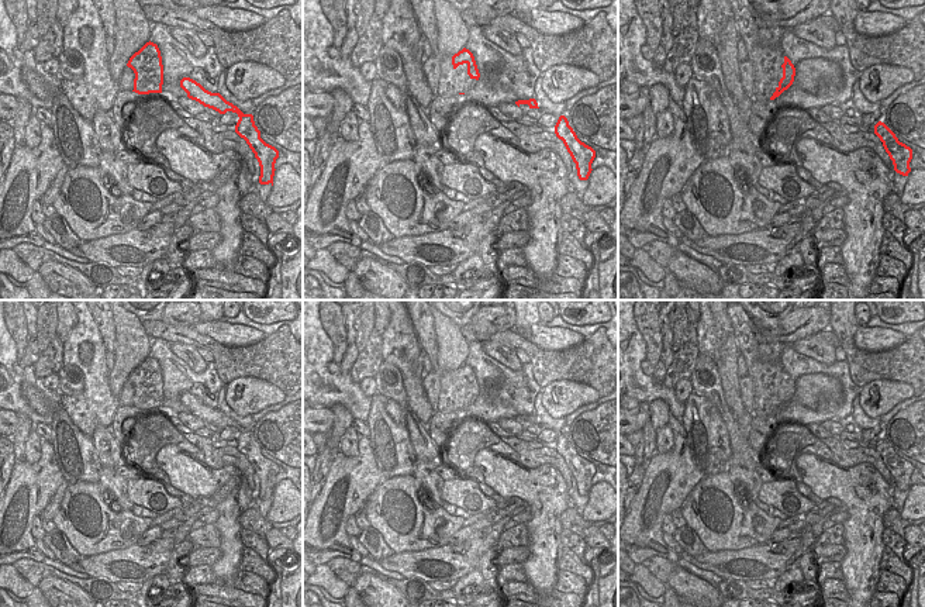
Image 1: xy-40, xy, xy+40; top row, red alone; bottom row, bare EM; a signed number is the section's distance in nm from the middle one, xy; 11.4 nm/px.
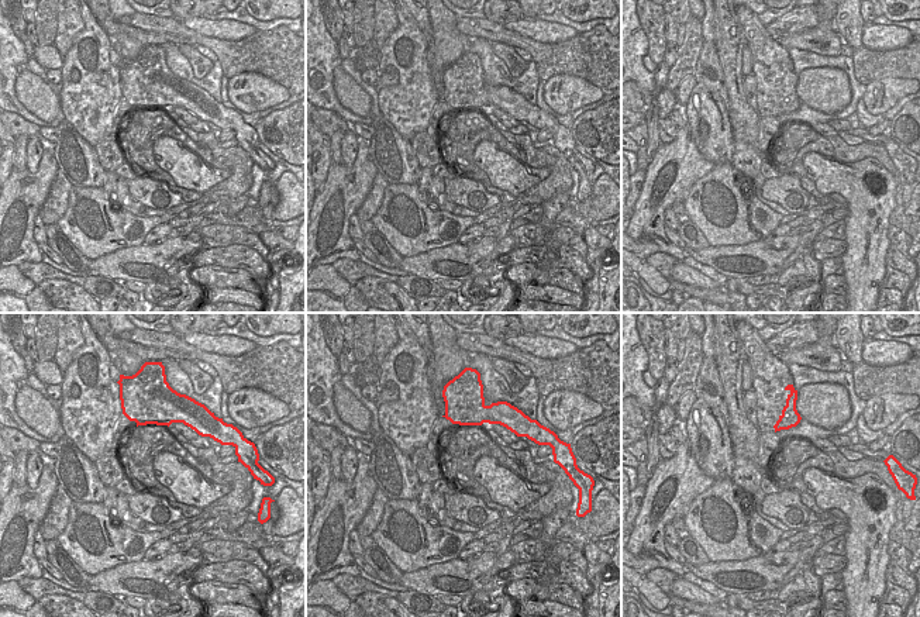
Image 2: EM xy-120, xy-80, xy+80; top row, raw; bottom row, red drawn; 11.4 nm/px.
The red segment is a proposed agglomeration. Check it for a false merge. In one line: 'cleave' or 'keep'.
cleave

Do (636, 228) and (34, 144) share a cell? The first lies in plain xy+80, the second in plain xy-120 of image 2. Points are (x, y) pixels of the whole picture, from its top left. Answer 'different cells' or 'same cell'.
different cells

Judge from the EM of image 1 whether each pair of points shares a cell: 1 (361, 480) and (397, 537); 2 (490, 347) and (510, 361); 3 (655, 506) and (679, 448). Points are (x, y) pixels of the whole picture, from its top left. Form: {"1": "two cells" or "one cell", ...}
{"1": "two cells", "2": "one cell", "3": "one cell"}

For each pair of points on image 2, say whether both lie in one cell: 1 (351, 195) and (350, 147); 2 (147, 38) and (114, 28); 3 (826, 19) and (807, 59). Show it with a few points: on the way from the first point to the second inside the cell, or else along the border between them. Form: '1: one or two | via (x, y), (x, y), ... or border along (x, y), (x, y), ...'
1: two | border along (359, 138), (355, 161), (348, 168)
2: one | via (138, 34), (123, 28)
3: two | border along (841, 42), (837, 55), (819, 55), (788, 48)

